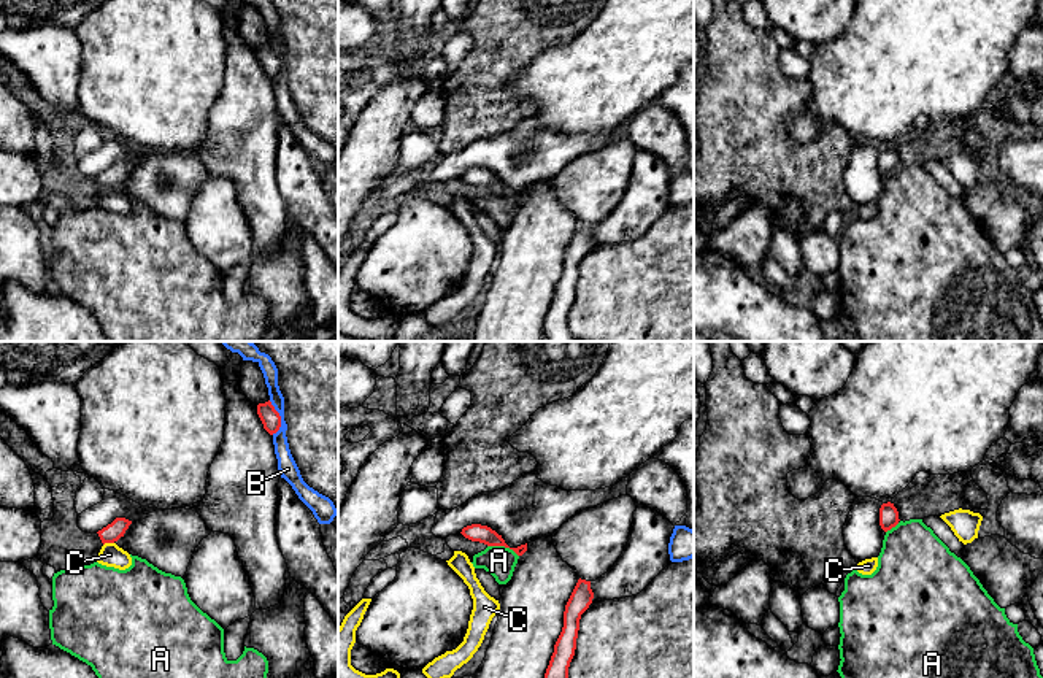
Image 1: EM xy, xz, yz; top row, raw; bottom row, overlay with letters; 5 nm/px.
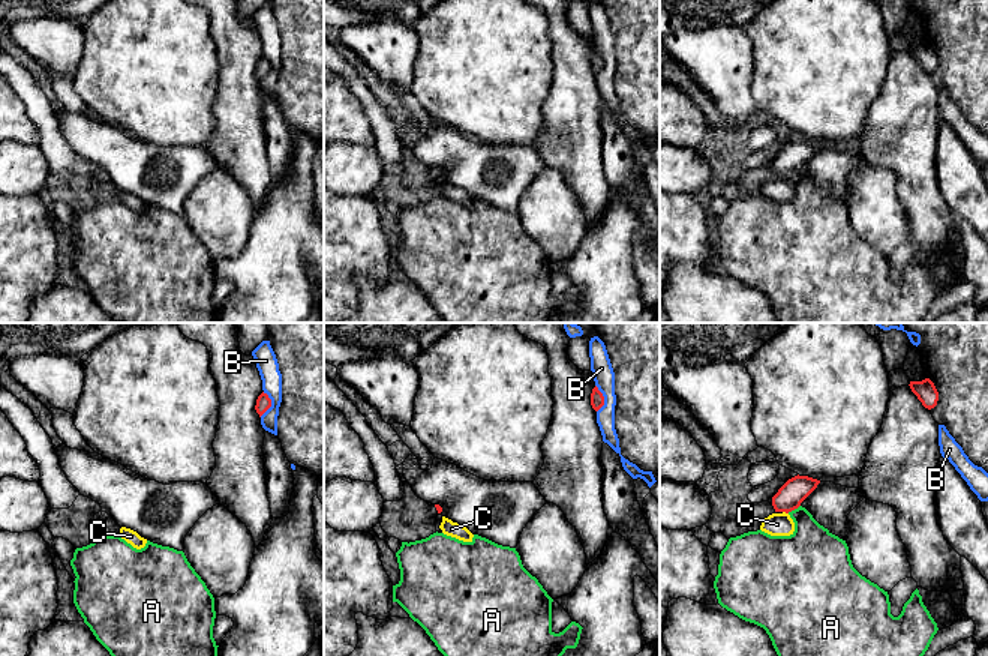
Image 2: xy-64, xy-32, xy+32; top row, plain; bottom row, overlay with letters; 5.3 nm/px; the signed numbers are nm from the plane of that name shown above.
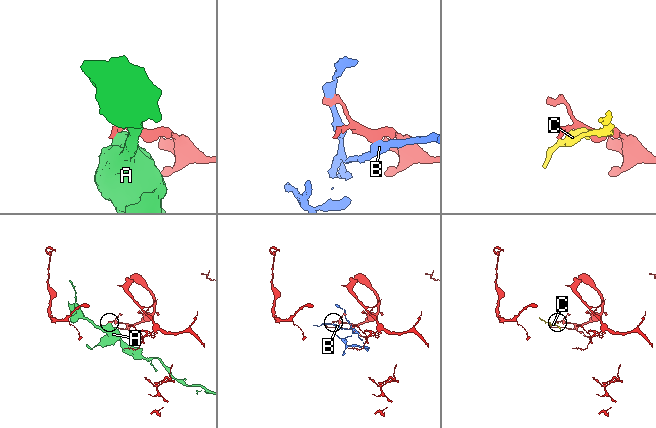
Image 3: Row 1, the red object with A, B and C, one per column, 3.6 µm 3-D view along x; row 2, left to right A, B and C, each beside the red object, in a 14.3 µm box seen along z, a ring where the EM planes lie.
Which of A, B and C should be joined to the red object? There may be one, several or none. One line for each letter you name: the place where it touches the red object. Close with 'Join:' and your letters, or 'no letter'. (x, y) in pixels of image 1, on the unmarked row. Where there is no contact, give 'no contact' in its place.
Join: no letter

